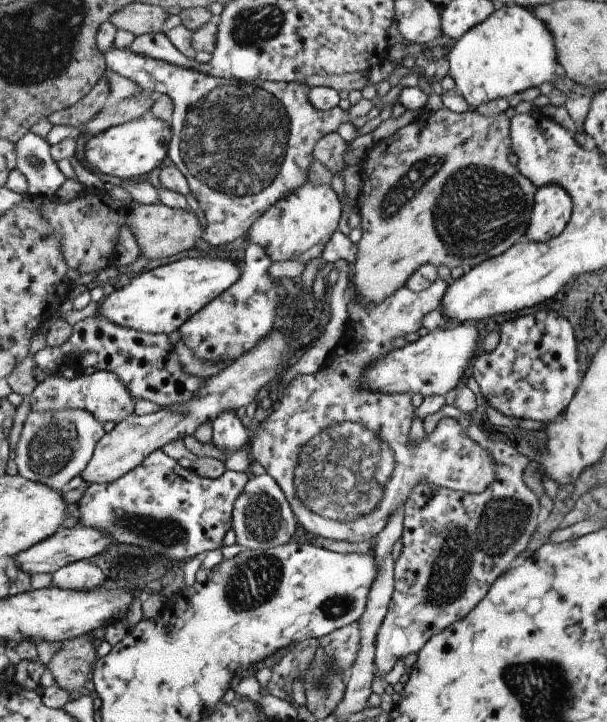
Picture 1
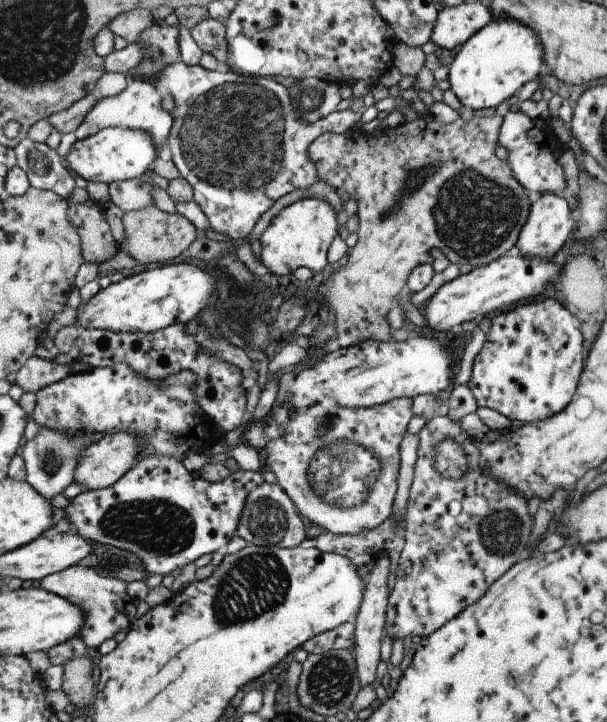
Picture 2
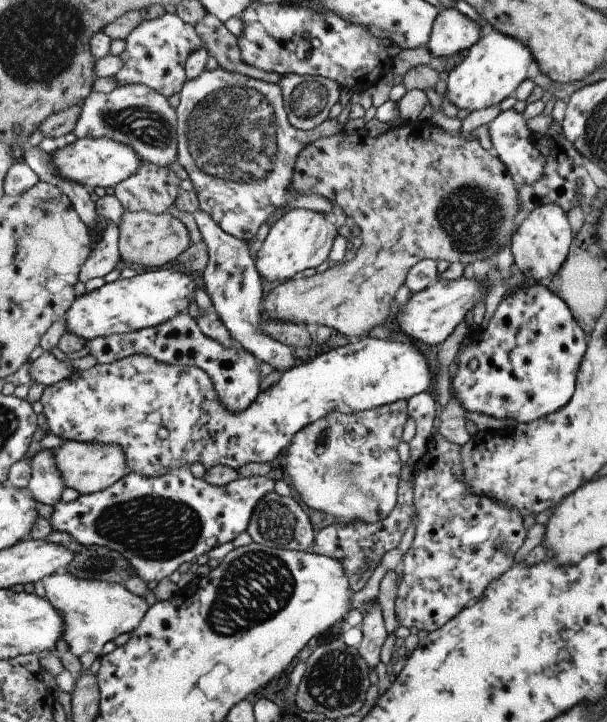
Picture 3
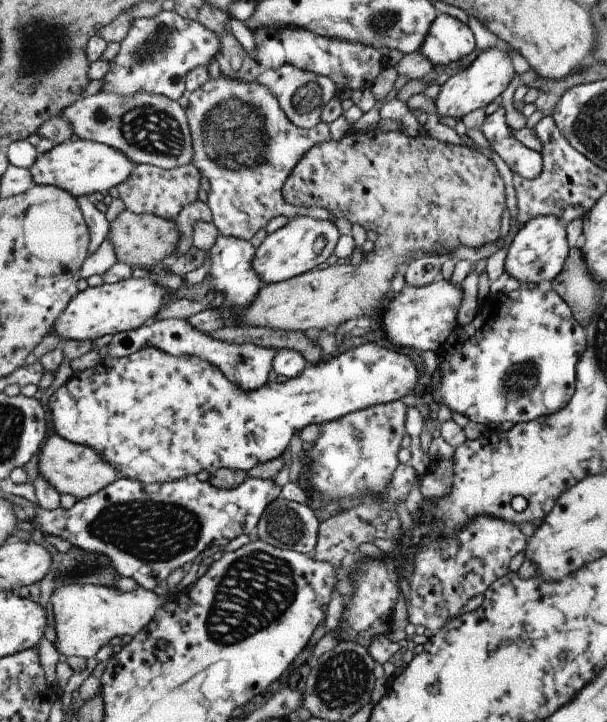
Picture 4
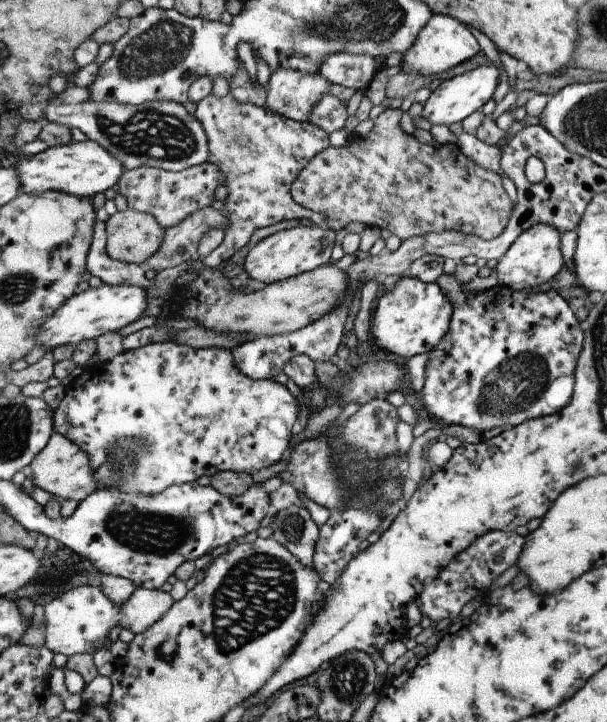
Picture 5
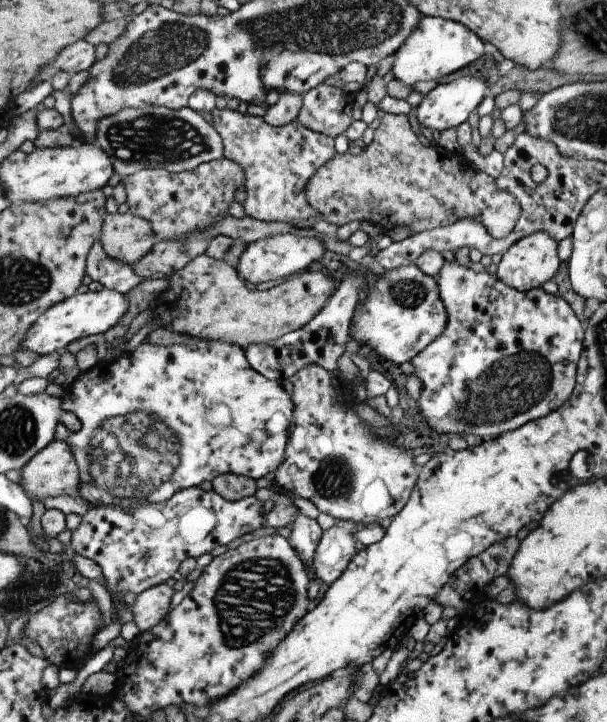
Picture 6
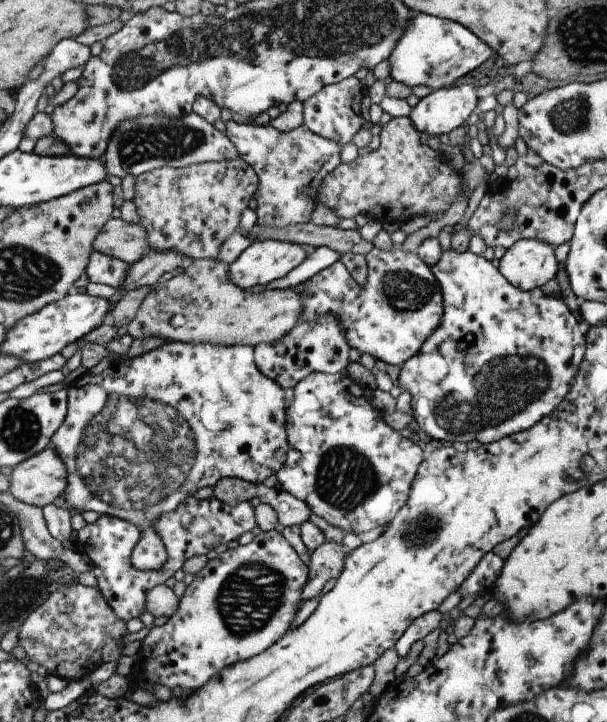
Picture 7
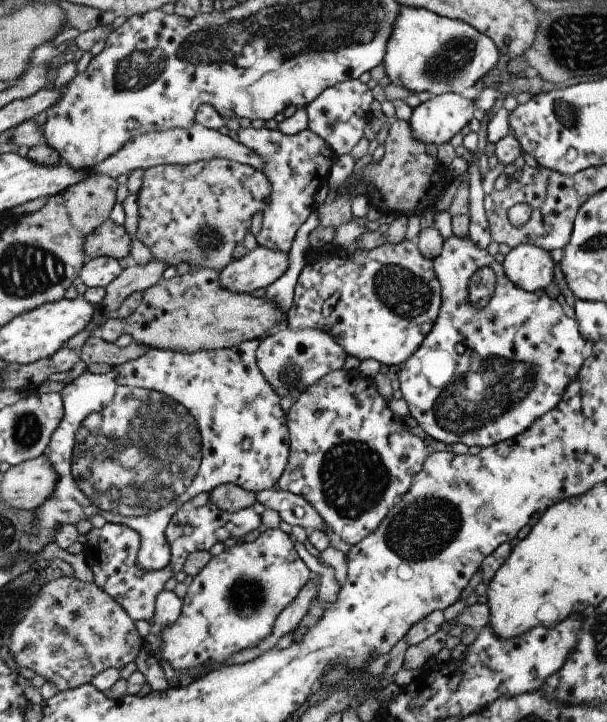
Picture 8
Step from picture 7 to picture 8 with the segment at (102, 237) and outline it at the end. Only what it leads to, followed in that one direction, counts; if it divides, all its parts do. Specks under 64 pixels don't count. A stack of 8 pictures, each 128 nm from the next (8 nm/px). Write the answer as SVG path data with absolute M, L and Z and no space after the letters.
M108 218L84 238L84 254L88 260L102 256L120 261L129 259L130 244L132 236L126 232L124 225L119 226Z

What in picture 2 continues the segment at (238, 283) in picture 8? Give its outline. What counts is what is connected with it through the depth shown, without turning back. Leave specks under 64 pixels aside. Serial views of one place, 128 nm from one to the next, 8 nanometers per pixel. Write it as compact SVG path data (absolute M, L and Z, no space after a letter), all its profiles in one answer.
M318 198L297 200L280 210L264 234L260 235L262 250L259 260L268 268L269 274L277 276L292 274L302 266L310 268L314 275L318 274L328 264L328 252L333 247L332 240L338 235L339 228L336 210L330 202Z

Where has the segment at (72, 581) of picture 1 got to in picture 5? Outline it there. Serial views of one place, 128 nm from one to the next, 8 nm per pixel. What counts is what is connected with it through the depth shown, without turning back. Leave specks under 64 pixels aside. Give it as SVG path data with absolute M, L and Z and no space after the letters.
M80 585L66 591L60 598L51 599L45 605L46 648L53 654L92 655L104 646L108 632L112 628L122 628L138 634L148 630L170 610L173 600L170 593L161 589L144 589L136 587L128 602L112 604L101 587Z

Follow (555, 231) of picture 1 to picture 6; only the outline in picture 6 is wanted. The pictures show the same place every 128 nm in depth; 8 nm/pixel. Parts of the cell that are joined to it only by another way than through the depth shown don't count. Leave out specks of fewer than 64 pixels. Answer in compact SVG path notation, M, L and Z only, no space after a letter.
M537 232L530 236L521 238L518 242L512 244L502 255L500 263L497 265L497 276L512 288L519 291L528 292L533 288L542 287L544 282L553 280L561 264L557 253L559 242L556 242L552 236L546 232Z

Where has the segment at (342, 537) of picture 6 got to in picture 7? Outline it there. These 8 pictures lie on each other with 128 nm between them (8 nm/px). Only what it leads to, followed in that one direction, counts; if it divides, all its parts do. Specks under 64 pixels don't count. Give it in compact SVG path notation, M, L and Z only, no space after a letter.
M328 541L314 550L309 566L308 581L304 591L300 606L308 599L321 596L322 588L329 580L338 579L346 559L346 550L343 543Z

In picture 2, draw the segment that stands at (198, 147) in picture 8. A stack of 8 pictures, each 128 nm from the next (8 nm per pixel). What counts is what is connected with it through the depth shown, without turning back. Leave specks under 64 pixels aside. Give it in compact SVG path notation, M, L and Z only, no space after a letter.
M129 78L127 87L123 92L116 96L108 98L99 98L92 106L92 110L86 114L86 118L82 120L82 124L78 126L74 136L77 140L84 140L99 130L105 128L128 128L128 130L142 130L148 132L152 138L152 144L159 153L165 144L168 144L168 136L172 128L174 118L168 110L162 108L163 92L161 89L154 88L152 84L146 81Z

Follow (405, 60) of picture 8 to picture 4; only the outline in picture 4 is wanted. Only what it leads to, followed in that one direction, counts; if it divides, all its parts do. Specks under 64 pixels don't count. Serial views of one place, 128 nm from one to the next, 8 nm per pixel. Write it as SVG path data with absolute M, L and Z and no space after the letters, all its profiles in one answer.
M439 12L418 52L440 70L476 48L474 33L468 25L450 14Z

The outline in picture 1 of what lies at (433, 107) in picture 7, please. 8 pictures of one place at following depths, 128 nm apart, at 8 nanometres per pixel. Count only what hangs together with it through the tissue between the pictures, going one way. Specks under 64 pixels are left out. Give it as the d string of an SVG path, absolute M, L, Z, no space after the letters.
M518 3L498 6L492 16L468 30L450 49L447 58L449 75L455 82L454 90L477 109L490 100L507 98L512 94L522 93L527 88L539 87L544 82L552 83L557 76L558 60L552 32L528 7L520 6Z

